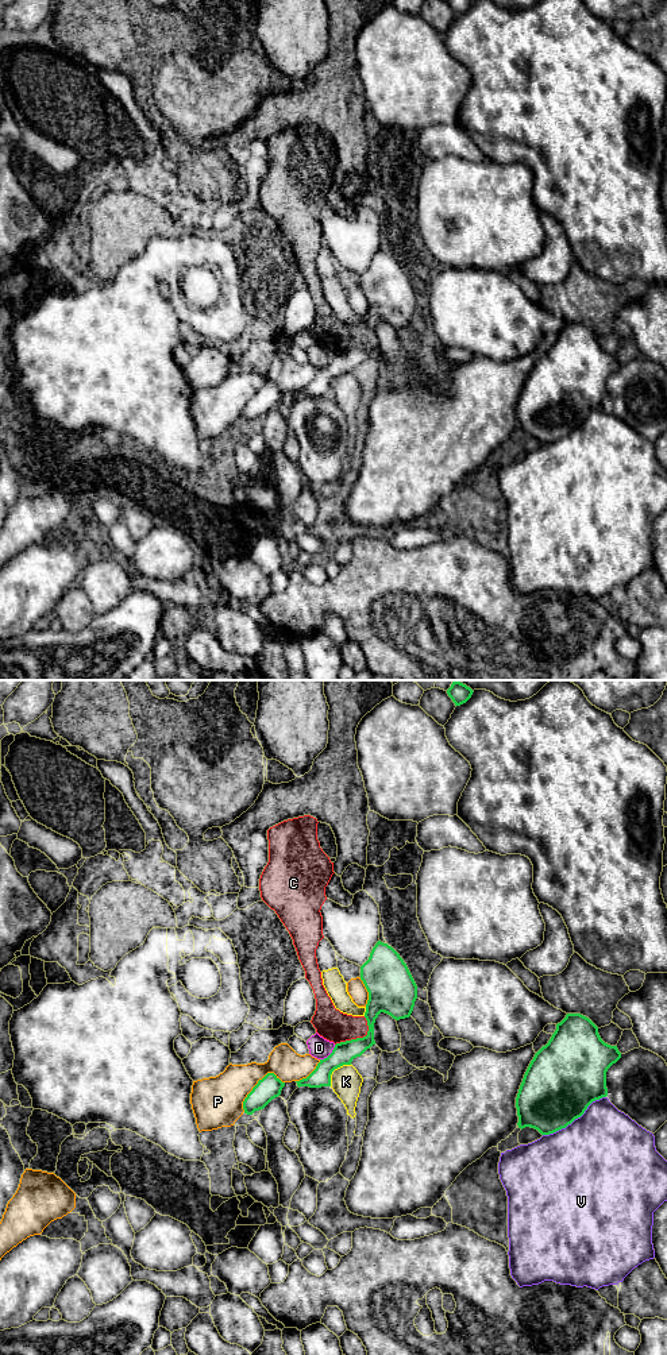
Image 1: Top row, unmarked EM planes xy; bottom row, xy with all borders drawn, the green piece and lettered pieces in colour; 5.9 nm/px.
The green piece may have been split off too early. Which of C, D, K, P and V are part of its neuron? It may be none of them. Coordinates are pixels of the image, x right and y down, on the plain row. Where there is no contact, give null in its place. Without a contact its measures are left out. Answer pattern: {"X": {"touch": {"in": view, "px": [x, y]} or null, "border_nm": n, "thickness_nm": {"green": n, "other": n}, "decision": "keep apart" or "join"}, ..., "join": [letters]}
{"C": {"touch": {"in": "xy", "px": [358, 347]}, "border_nm": 260, "thickness_nm": {"green": 140, "other": 190}, "decision": "keep apart"}, "D": {"touch": {"in": "xy", "px": [330, 363]}, "border_nm": 130, "thickness_nm": {"green": 140, "other": 130}, "decision": "keep apart"}, "K": {"touch": {"in": "xy", "px": [334, 378]}, "border_nm": 180, "thickness_nm": {"green": 140, "other": 180}, "decision": "keep apart"}, "P": {"touch": {"in": "xy", "px": [257, 393]}, "border_nm": 300, "thickness_nm": {"green": 140, "other": 280}, "decision": "keep apart"}, "V": {"touch": {"in": "xy", "px": [574, 428]}, "border_nm": 440, "thickness_nm": {"green": 440, "other": 480}, "decision": "keep apart"}, "join": []}

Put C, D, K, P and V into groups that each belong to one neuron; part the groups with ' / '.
C / D / K / P / V

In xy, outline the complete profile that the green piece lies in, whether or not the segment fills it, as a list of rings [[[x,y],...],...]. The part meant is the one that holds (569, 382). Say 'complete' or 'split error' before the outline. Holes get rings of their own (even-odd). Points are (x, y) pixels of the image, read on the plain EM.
complete; [[[567,323],[545,355],[531,370],[520,394],[516,417],[518,437],[531,436],[541,444],[566,437],[581,426],[587,416],[608,405],[606,381],[621,367],[617,355],[605,352],[598,336],[581,323]]]

